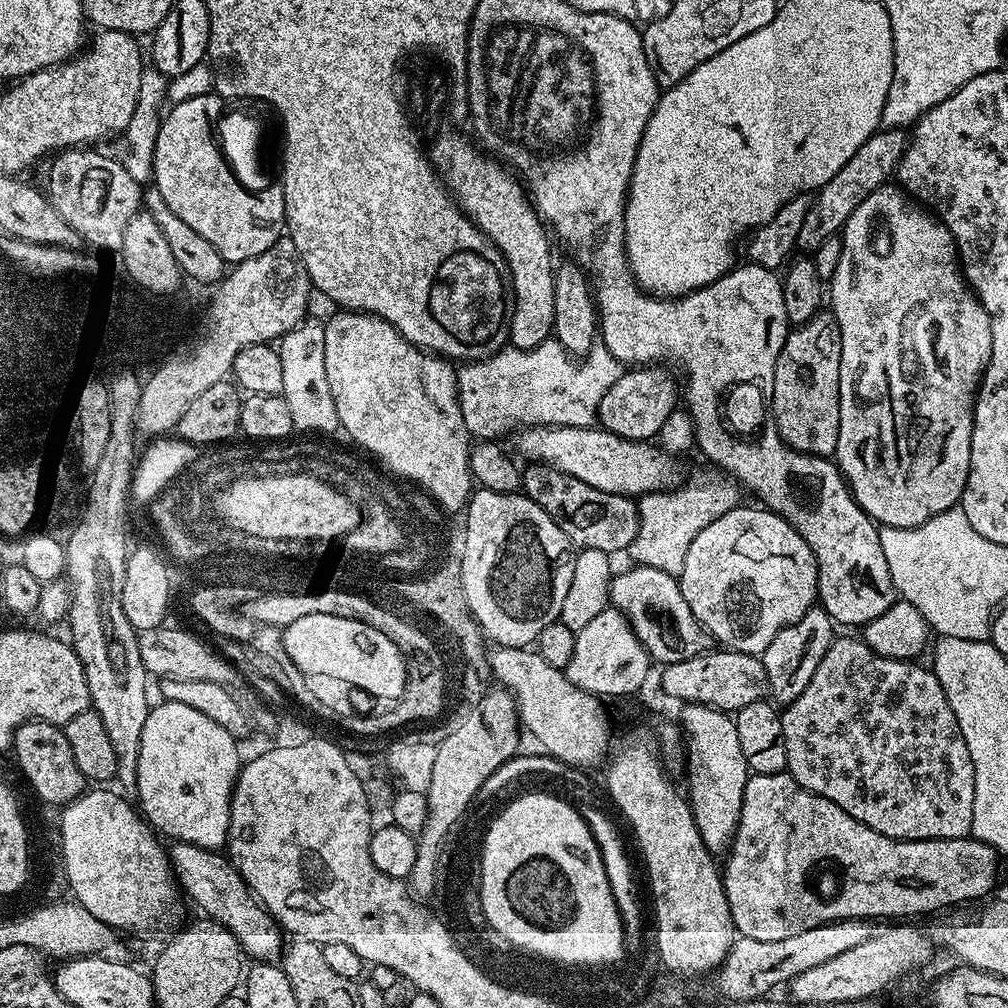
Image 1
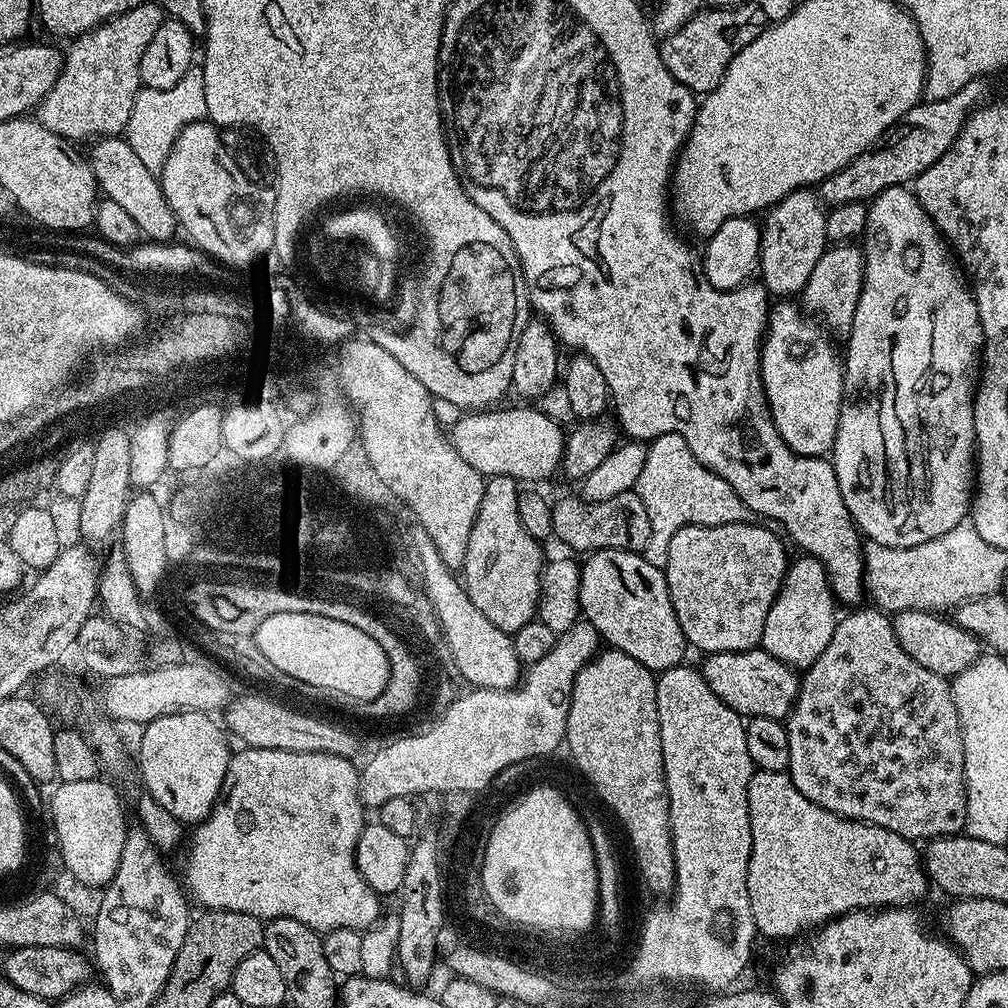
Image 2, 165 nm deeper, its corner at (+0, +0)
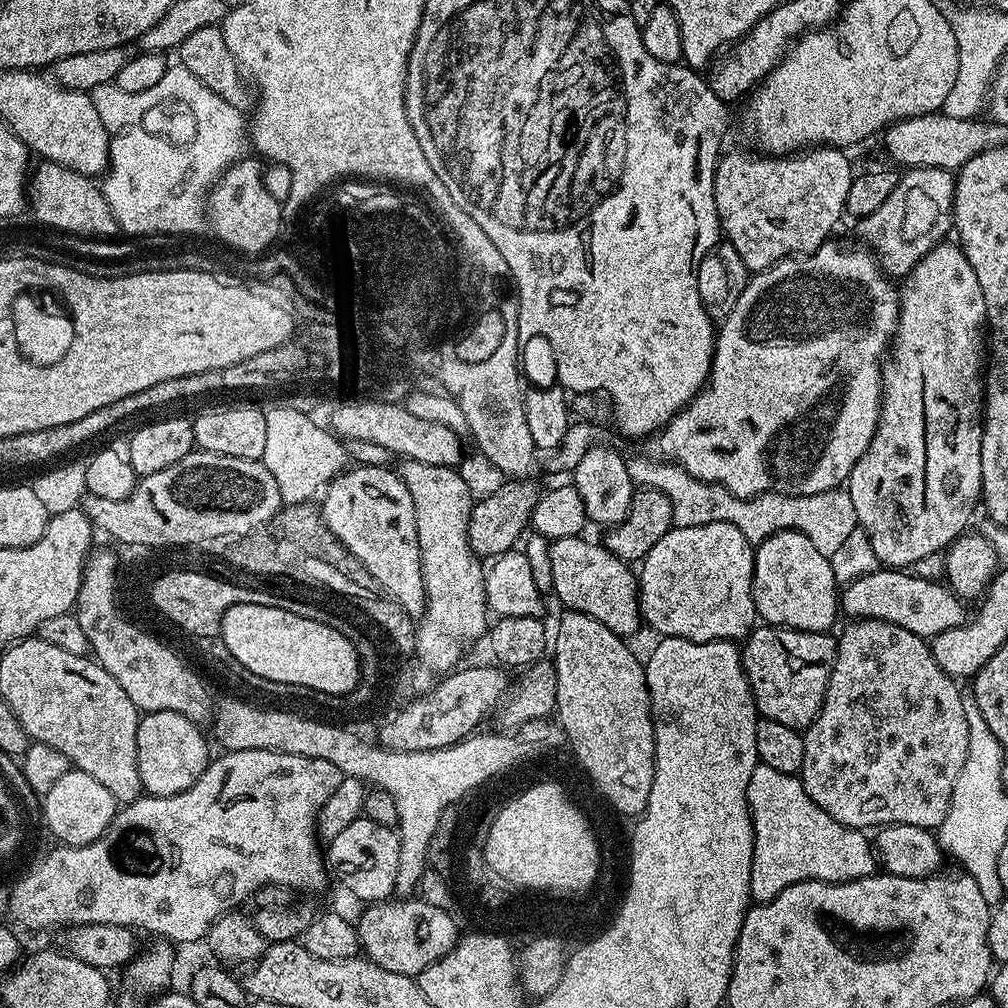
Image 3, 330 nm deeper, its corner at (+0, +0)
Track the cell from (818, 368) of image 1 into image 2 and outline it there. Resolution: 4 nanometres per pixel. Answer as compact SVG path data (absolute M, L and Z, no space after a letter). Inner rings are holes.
M852 242L833 243L825 248L822 258L818 258L818 266L814 266L802 293L802 307L805 313L818 318L819 323L833 337L848 337L854 322L854 310L862 294L864 253L857 245L856 248L854 245L856 244Z

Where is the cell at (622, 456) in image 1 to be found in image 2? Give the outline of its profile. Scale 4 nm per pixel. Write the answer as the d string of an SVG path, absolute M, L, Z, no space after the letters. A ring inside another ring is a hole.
M524 406L528 408L500 408L495 410L472 410L461 415L457 424L451 425L450 439L454 450L462 454L462 458L469 466L474 466L481 476L491 478L494 476L509 476L511 480L523 482L523 480L544 480L552 476L561 467L564 459L565 433L560 433L561 425L548 415L547 411L540 412L536 406Z

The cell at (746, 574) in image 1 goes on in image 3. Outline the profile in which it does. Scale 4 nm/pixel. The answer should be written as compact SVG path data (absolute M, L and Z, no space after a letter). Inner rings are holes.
M730 522L673 527L638 568L639 603L643 619L661 637L681 636L694 642L740 642L757 623L752 579L754 545ZM641 567L641 568L640 568ZM640 568L640 570L639 570Z

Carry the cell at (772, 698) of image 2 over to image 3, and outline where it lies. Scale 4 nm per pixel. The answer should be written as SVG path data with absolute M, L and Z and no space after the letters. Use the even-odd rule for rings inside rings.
M756 626L742 644L744 673L763 719L797 730L809 728L822 710L826 688L836 662L837 637L828 632Z

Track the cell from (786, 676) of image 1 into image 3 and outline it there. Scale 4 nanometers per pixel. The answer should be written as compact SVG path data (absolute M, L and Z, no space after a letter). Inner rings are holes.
M780 532L772 537L766 538L761 544L755 545L756 569L754 570L754 578L752 579L752 597L756 603L756 615L765 625L775 626L778 628L793 628L794 630L802 630L803 632L828 632L831 624L838 617L838 585L834 578L834 570L832 569L832 561L829 557L823 556L815 549L815 545L810 542L810 538L806 533L800 532Z

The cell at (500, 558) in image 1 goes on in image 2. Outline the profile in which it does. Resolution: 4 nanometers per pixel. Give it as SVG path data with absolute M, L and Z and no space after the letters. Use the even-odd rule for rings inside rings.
M509 476L491 477L484 485L482 502L464 555L462 583L470 602L504 632L515 634L537 615L540 606L540 575L546 555L541 541L526 530L519 518L517 481Z

